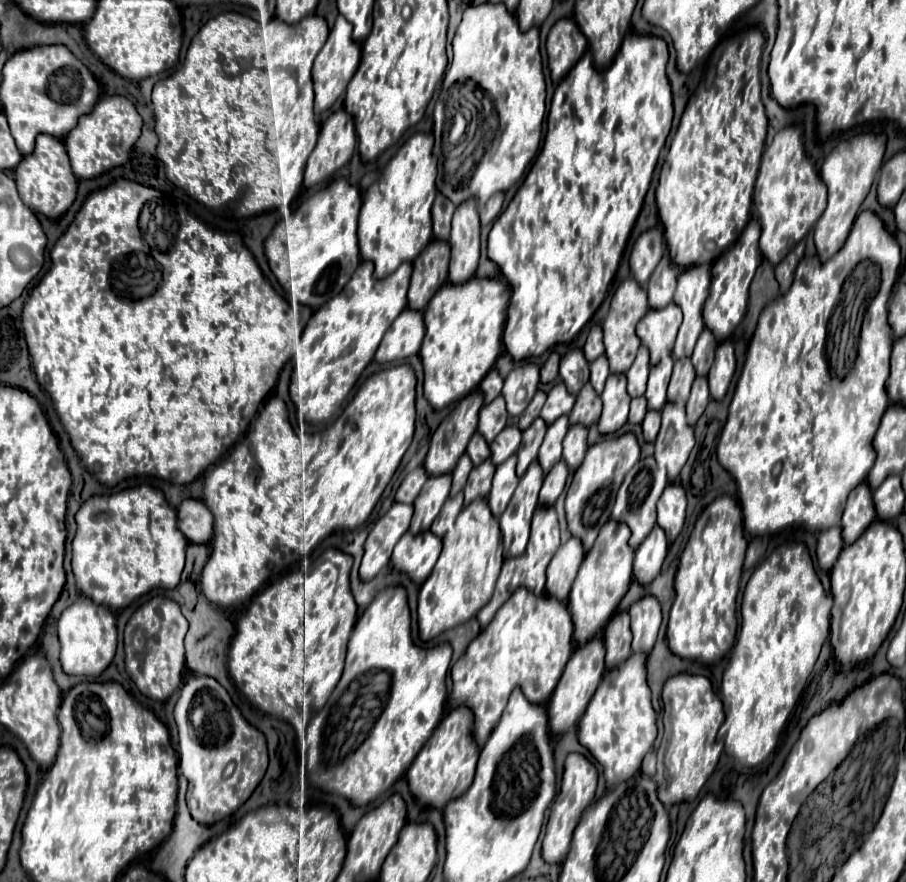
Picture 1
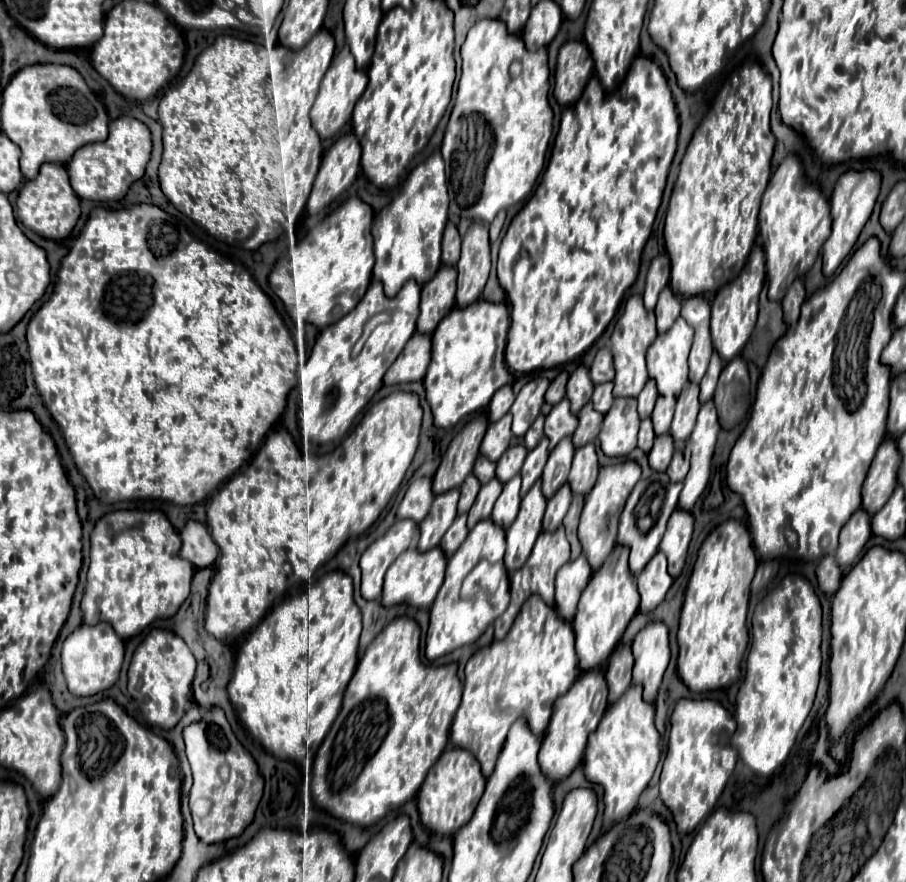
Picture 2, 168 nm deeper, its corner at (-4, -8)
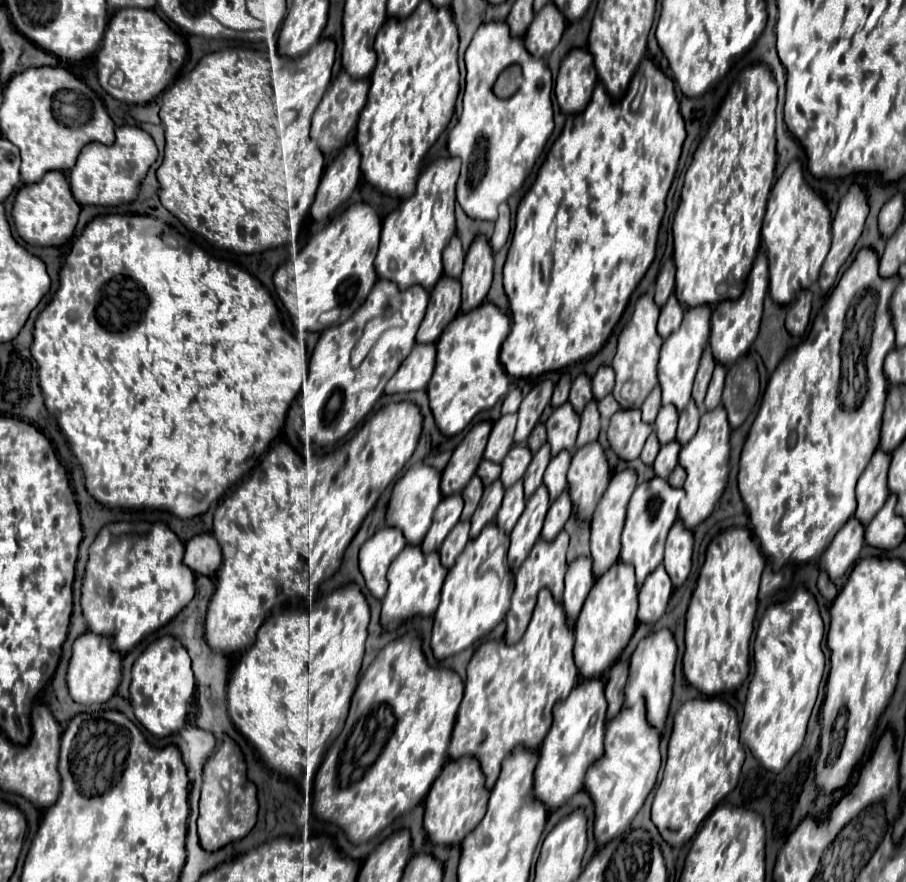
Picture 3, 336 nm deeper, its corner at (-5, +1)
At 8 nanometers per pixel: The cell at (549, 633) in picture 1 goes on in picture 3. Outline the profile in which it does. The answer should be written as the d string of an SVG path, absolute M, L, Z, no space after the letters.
M540 590L532 620L528 624L528 630L520 638L520 642L508 646L502 640L500 642L488 640L476 648L476 652L468 664L464 700L460 704L458 716L456 716L448 754L450 754L450 758L460 758L464 754L476 756L482 764L488 790L494 786L494 782L500 774L500 764L504 760L504 754L508 756L516 744L524 744L530 750L540 748L540 744L552 724L554 702L564 700L578 682L578 670L576 670L576 664L572 658L572 648L574 648L574 632L566 624L566 614L564 614L562 604L554 602L554 598L548 590Z

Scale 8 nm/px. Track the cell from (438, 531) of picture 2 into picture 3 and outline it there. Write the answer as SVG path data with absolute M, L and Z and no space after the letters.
M452 494L452 498L442 498L440 506L436 508L432 526L430 526L428 534L424 536L424 542L420 544L424 554L430 554L430 552L440 548L440 544L444 542L444 538L448 536L452 526L460 520L462 506L464 506L462 494Z

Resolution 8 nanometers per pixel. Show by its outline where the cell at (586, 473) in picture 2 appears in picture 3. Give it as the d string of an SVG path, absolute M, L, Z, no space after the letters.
M590 442L588 446L576 450L568 470L568 484L570 498L582 520L592 518L592 512L598 502L598 490L602 488L606 476L608 462L598 442Z

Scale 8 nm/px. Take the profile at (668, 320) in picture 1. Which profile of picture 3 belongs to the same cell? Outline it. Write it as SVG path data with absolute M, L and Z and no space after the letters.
M692 306L692 308L686 308L680 330L664 338L664 344L660 348L660 362L658 362L662 404L674 404L678 412L686 408L690 400L690 392L692 392L694 374L702 356L702 348L708 342L708 334L710 334L710 306Z

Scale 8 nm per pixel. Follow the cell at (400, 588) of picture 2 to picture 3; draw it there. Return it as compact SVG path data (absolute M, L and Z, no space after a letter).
M408 544L390 564L388 568L388 592L382 600L382 624L388 628L394 628L400 620L410 618L414 614L420 616L434 616L438 602L440 602L440 590L442 582L446 578L444 566L440 564L440 554L424 554L420 546Z

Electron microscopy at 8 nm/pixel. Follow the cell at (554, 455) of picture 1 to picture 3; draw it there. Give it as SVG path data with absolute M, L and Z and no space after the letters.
M560 450L560 454L552 456L552 462L548 464L544 476L543 484L549 492L550 503L562 494L562 490L568 486L567 472L572 460L572 454L568 450Z

